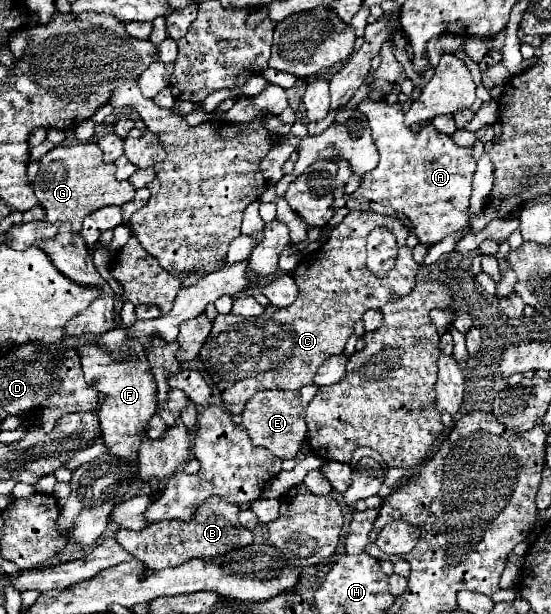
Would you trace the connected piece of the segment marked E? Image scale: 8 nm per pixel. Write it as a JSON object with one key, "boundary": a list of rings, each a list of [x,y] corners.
{"boundary":[[[305,385],[299,391],[283,391],[283,389],[265,389],[253,395],[245,403],[243,427],[247,429],[251,441],[259,447],[269,449],[279,459],[295,459],[295,455],[301,449],[301,443],[307,435],[307,423],[305,423],[305,409],[309,401],[317,393],[317,385]]]}

